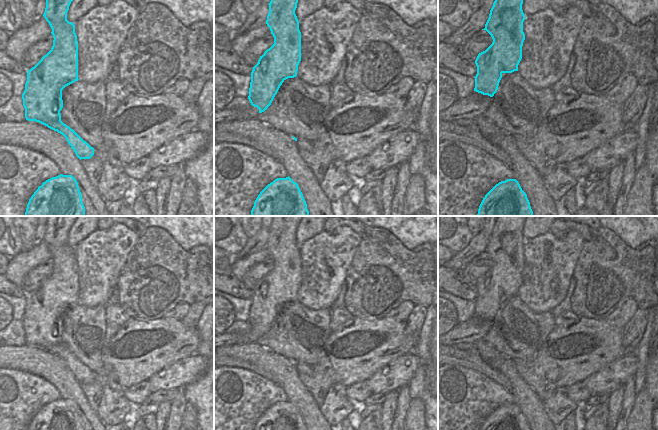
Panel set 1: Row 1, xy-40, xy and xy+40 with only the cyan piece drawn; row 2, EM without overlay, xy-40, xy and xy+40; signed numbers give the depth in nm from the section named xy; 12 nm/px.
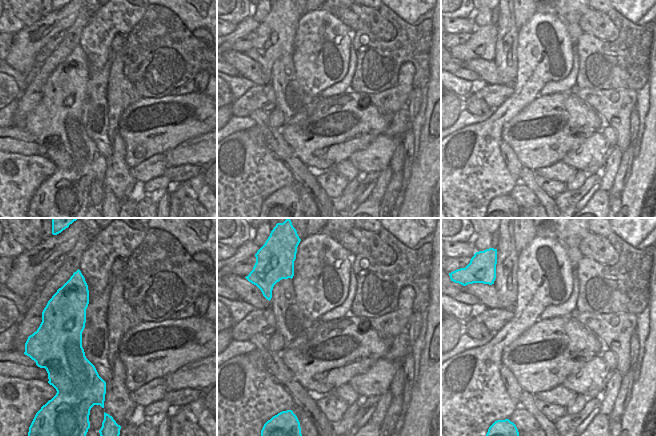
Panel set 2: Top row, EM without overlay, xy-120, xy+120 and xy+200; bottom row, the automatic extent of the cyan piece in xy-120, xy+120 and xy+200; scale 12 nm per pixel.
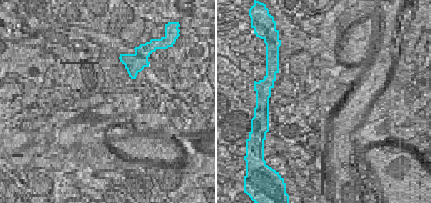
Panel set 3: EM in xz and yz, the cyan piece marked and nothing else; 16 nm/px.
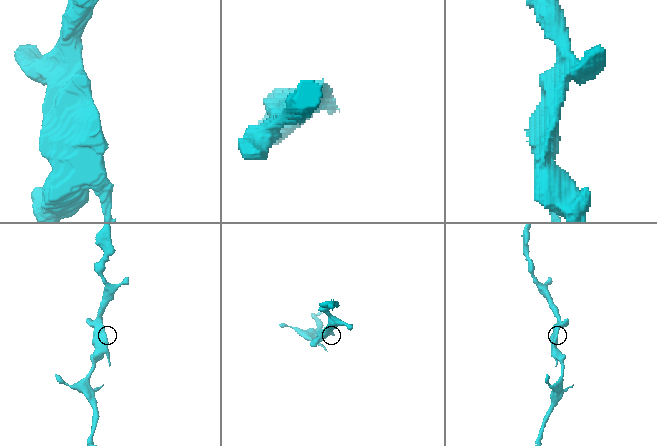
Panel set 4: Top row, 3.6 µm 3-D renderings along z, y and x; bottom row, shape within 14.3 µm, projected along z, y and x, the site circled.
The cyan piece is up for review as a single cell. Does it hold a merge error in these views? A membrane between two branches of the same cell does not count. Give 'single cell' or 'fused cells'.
single cell

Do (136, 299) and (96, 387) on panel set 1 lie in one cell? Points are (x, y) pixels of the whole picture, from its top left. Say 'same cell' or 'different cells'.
different cells

